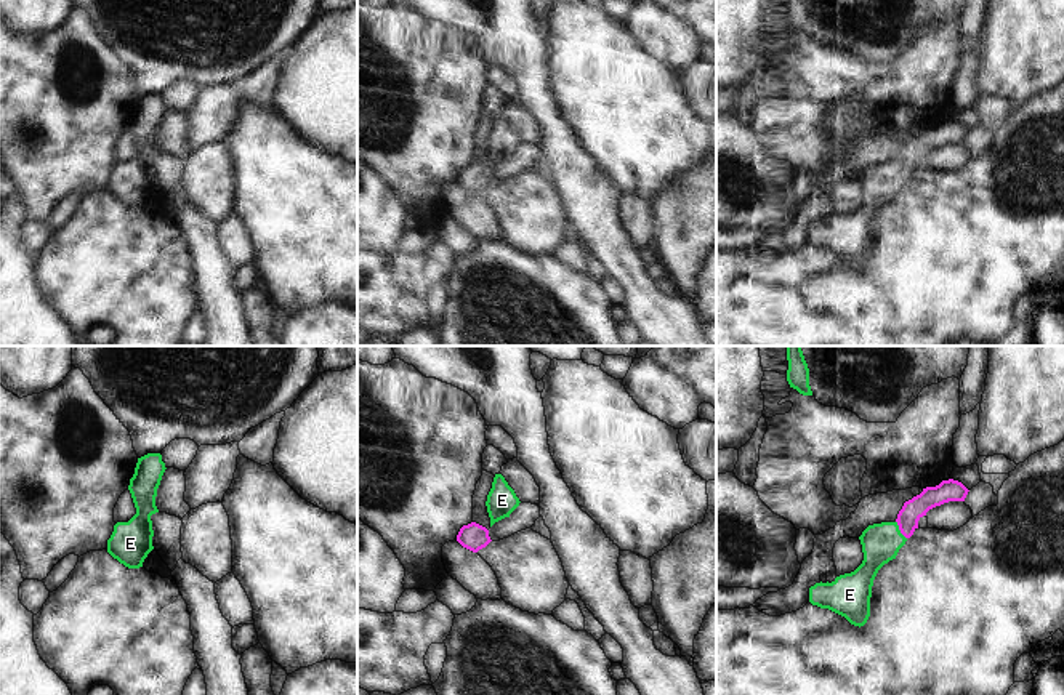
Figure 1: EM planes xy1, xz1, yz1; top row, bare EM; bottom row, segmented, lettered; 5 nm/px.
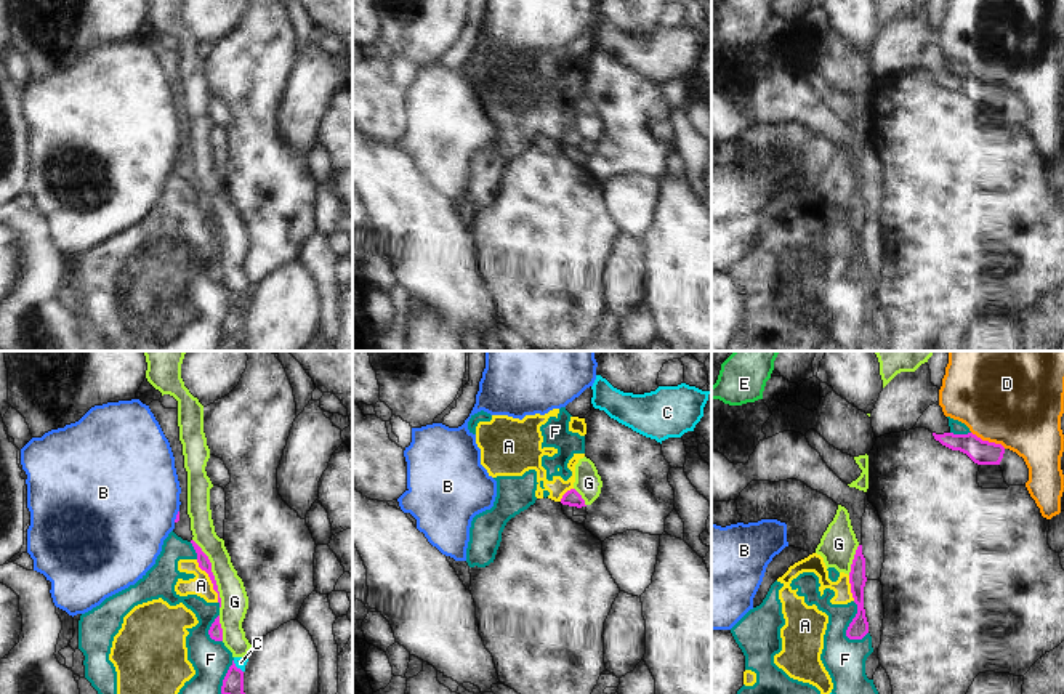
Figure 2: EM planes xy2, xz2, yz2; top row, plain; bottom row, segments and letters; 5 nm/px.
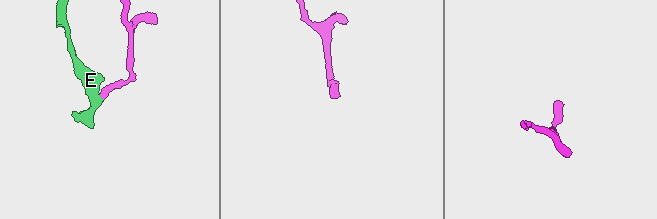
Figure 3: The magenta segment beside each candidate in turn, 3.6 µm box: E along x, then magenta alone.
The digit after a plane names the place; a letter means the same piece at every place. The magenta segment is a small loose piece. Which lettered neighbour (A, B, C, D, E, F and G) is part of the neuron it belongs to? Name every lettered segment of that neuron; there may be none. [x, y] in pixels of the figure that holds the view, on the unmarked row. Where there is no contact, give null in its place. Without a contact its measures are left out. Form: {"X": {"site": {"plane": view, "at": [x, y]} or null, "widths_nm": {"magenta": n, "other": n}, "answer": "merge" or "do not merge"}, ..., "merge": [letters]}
{"A": {"site": {"plane": "xy2", "at": [210, 220]}, "widths_nm": {"magenta": 60, "other": 110}, "answer": "do not merge"}, "B": {"site": {"plane": "xy2", "at": [177, 157]}, "widths_nm": {"magenta": 20, "other": 500}, "answer": "do not merge"}, "C": {"site": {"plane": "xy2", "at": [236, 308]}, "widths_nm": {"magenta": 110, "other": 60}, "answer": "do not merge"}, "D": {"site": {"plane": "yz2", "at": [987, 82]}, "widths_nm": {"magenta": 130, "other": 440}, "answer": "do not merge"}, "E": {"site": {"plane": "yz1", "at": [901, 172]}, "widths_nm": {"magenta": 110, "other": 190}, "answer": "merge"}, "F": {"site": {"plane": "yz2", "at": [850, 266]}, "widths_nm": {"magenta": 100, "other": 200}, "answer": "do not merge"}, "G": {"site": {"plane": "xy2", "at": [212, 215]}, "widths_nm": {"magenta": 60, "other": 140}, "answer": "do not merge"}, "merge": ["E"]}

